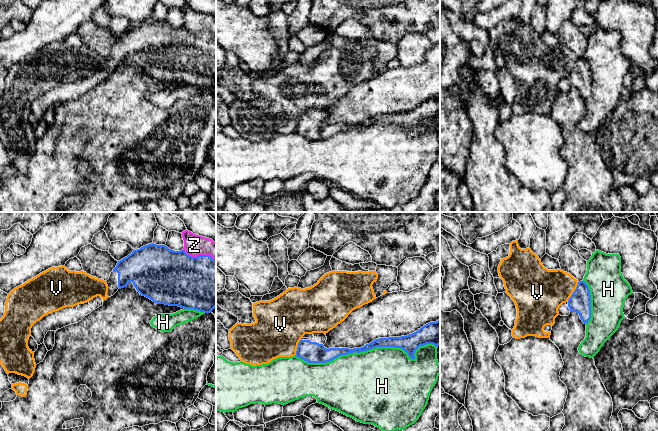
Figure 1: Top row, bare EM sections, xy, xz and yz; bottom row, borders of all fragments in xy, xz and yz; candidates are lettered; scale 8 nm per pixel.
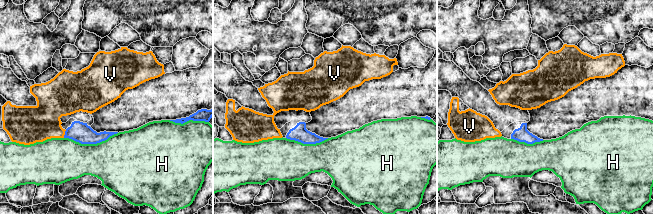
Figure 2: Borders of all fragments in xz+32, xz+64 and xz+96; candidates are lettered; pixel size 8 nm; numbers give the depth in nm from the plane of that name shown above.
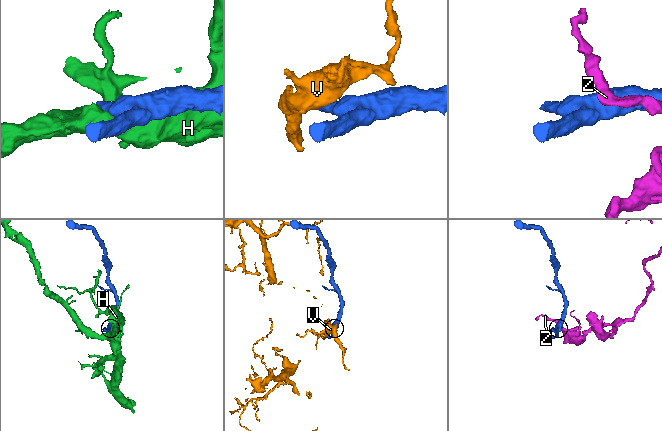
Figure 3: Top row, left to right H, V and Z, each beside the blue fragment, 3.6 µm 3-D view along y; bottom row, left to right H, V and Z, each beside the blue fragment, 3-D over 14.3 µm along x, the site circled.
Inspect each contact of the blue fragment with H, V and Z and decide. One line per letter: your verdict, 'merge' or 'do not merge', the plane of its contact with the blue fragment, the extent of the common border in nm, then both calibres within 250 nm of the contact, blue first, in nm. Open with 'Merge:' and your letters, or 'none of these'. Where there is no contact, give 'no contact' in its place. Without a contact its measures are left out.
Merge: none of these
H: do not merge | xz | 1150 nm | 100/500 nm
V: do not merge | yz | 180 nm | 180/360 nm
Z: do not merge | xy | 280 nm | 440/170 nm

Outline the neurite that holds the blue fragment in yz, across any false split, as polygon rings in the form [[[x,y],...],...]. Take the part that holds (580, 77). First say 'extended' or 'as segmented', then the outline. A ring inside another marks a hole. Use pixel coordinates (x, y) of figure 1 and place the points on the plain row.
extended; [[[584,57],[578,58],[568,79],[563,79],[558,88],[561,92],[568,92],[571,88],[576,88],[584,100],[588,99],[591,94],[591,71],[589,63]]]

